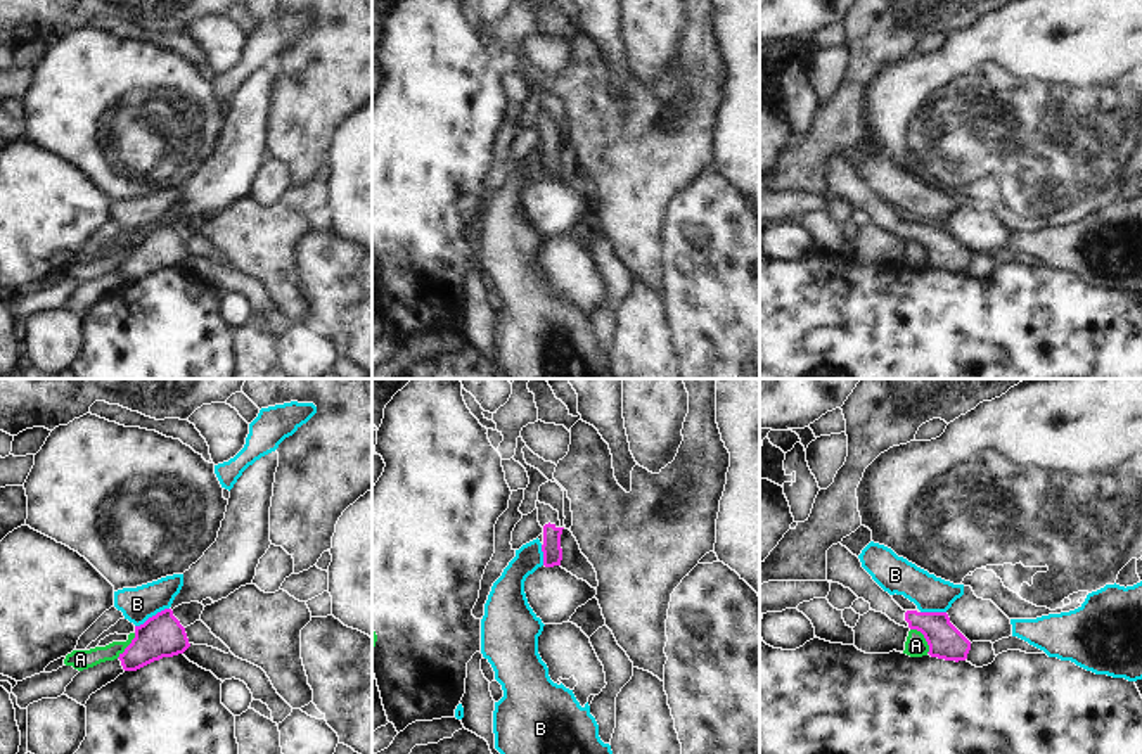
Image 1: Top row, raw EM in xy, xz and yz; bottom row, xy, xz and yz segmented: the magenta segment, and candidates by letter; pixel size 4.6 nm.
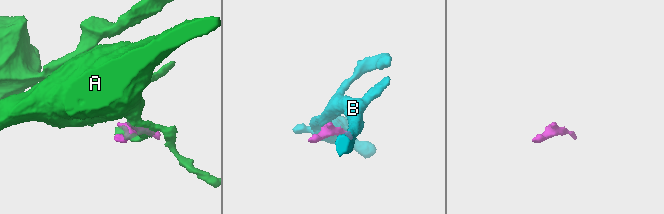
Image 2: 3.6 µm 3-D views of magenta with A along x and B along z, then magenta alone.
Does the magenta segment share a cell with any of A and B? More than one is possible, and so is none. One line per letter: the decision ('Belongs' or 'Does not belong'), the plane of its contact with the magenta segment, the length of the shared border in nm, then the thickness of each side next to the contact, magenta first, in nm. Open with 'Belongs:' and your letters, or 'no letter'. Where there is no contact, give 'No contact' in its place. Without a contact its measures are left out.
Belongs: no letter
A: Does not belong. Touches magenta in yz. Shared border 150 nm. Thickness 160 nm (magenta) against 110 nm
B: Does not belong. Touches magenta in xy. Shared border 180 nm. Thickness 200 nm (magenta) against 160 nm.

